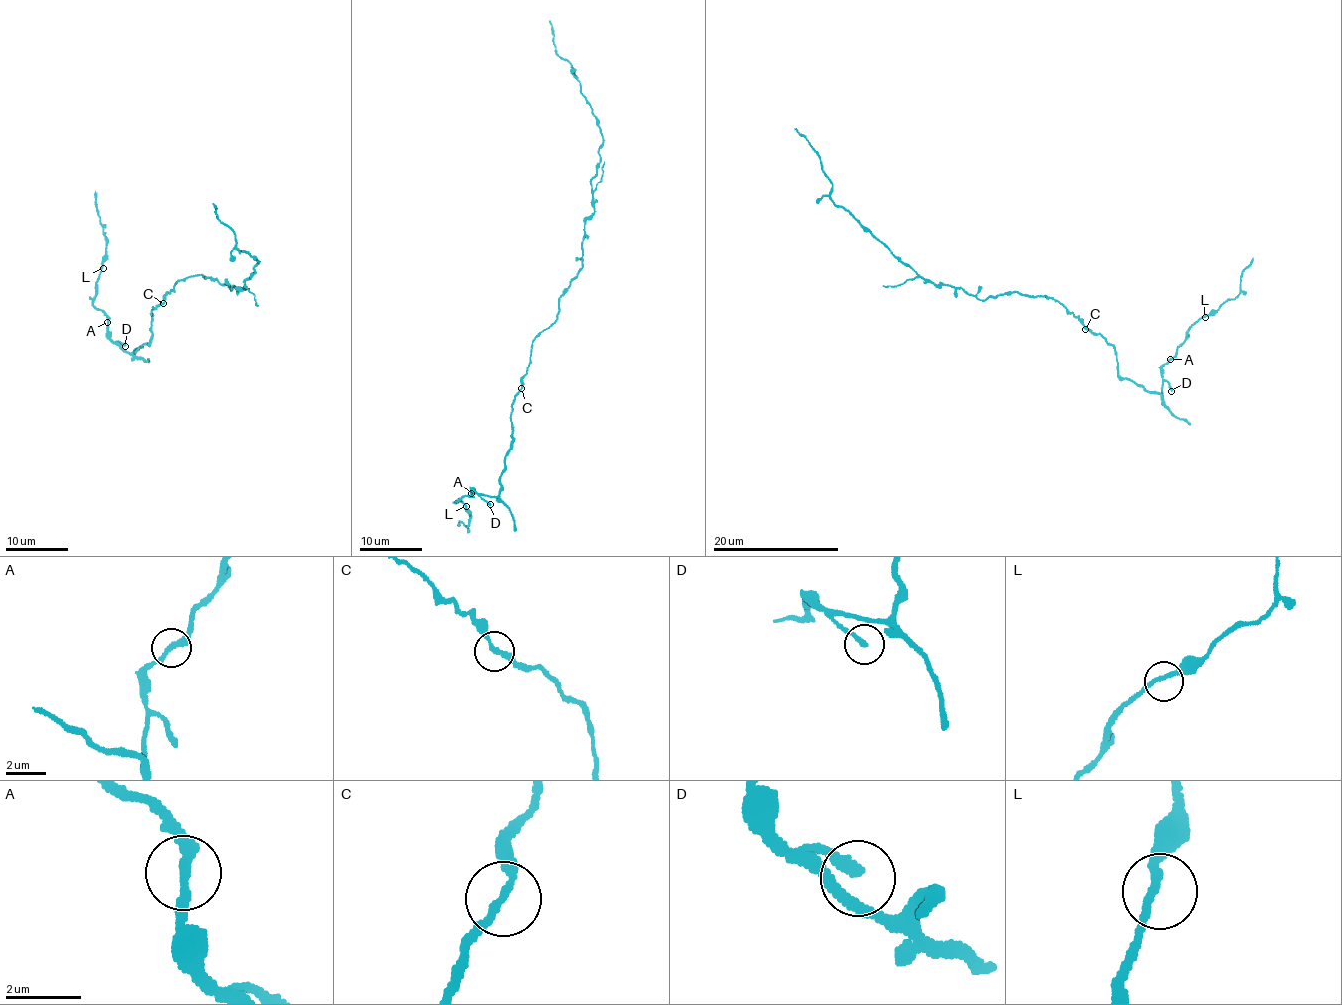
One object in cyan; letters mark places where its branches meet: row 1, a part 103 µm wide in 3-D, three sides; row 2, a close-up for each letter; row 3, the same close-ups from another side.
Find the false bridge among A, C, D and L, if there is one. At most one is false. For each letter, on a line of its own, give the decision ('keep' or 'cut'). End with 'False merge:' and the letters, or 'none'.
A: keep
C: keep
D: keep
L: keep
False merge: none

